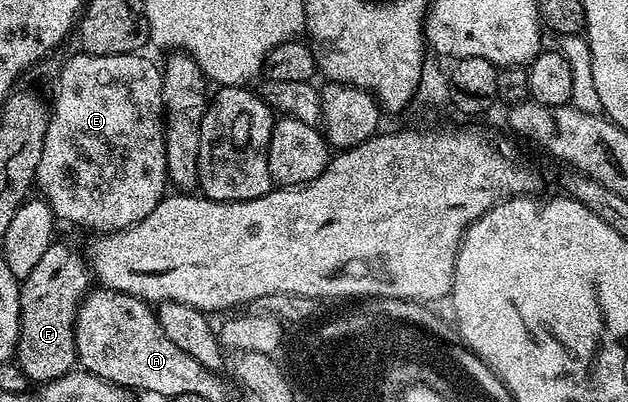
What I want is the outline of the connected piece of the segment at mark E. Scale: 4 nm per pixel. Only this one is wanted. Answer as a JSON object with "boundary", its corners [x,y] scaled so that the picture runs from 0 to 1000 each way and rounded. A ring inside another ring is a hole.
{"boundary":[[[121,129],[105,154],[99,152],[94,182],[88,197],[91,236],[81,244],[81,281],[78,316],[68,348],[68,388],[62,398],[59,420],[57,470],[64,490],[78,505],[86,535],[100,555],[118,552],[123,562],[137,562],[148,577],[185,577],[202,572],[221,547],[232,542],[237,530],[264,490],[269,463],[269,430],[266,428],[266,368],[263,366],[263,261],[260,259],[260,199],[252,157],[229,144],[229,132],[191,134],[189,139],[151,139],[134,129]]]}

